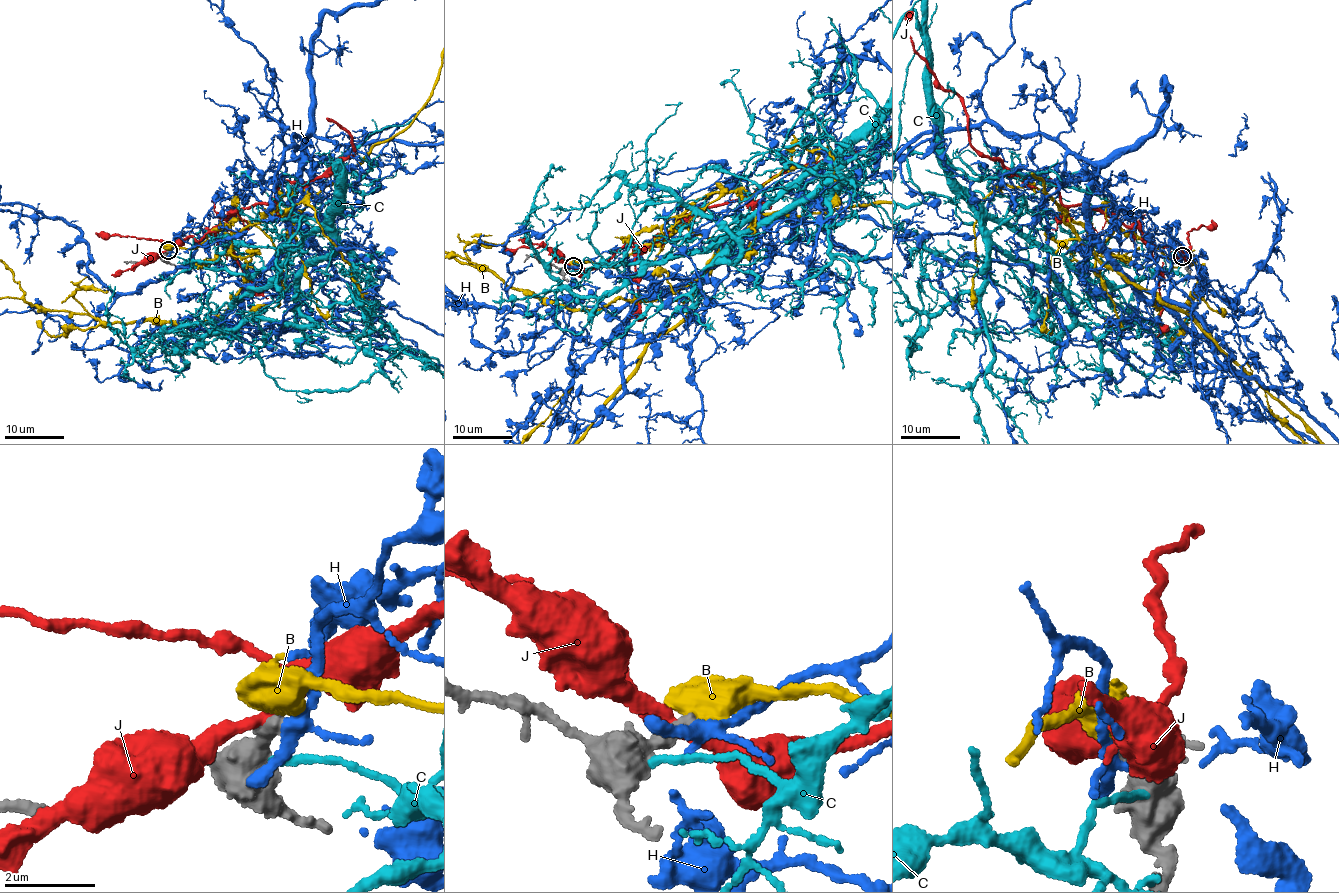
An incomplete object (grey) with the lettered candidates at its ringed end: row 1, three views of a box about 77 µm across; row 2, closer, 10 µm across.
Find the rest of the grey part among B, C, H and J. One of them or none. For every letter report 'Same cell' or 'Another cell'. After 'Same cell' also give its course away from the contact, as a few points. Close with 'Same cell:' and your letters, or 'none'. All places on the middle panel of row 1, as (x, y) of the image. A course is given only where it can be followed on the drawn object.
B: Another cell
C: Another cell
H: Another cell
J: Another cell
Same cell: none

